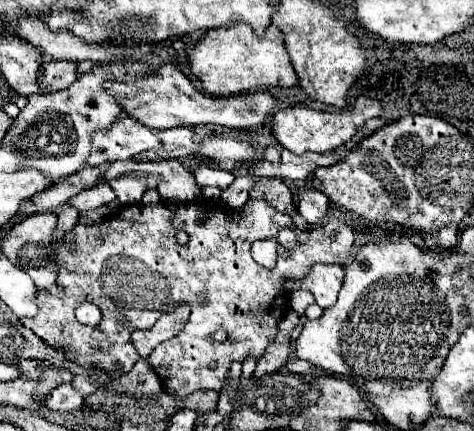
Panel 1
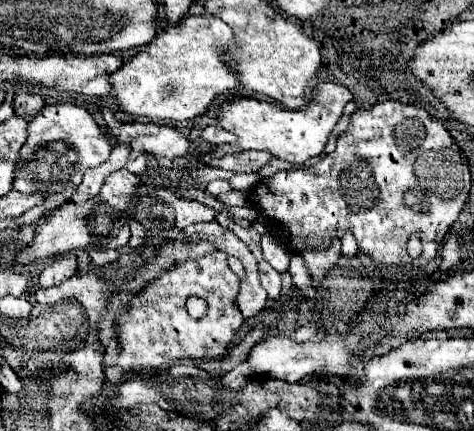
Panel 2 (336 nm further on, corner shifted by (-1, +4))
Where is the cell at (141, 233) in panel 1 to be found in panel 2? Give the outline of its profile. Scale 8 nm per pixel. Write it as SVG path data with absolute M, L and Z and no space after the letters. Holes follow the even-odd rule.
M219 252L197 260L185 260L173 264L159 278L151 280L117 318L117 342L119 354L117 364L105 366L105 380L109 384L121 384L129 372L159 370L179 360L207 362L223 358L229 350L229 342L243 324L243 314L237 306L239 280L229 266L219 268ZM199 296L207 300L209 312L201 320L189 318L185 312L185 300Z

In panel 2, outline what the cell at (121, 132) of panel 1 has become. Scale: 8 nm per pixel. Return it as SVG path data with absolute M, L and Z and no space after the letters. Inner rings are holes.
M75 104L45 106L29 124L29 136L21 148L19 166L15 166L13 188L17 192L63 192L79 186L83 172L91 166L107 162L117 140L101 130L93 116Z

